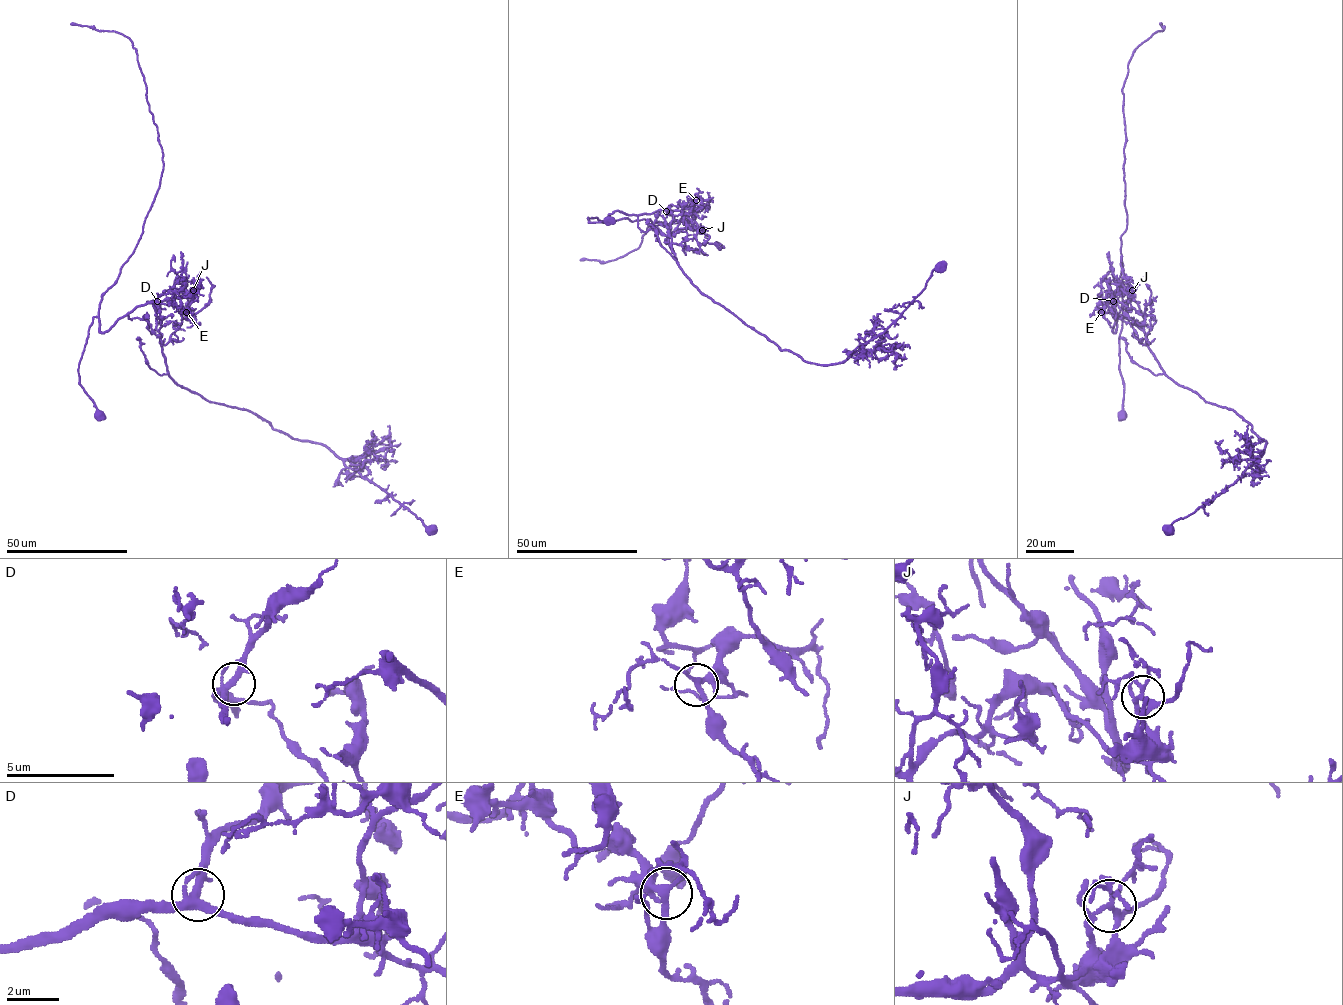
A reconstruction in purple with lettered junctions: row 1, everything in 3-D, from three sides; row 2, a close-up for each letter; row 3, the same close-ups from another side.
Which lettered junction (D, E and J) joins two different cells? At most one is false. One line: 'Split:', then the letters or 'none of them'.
Split: J

